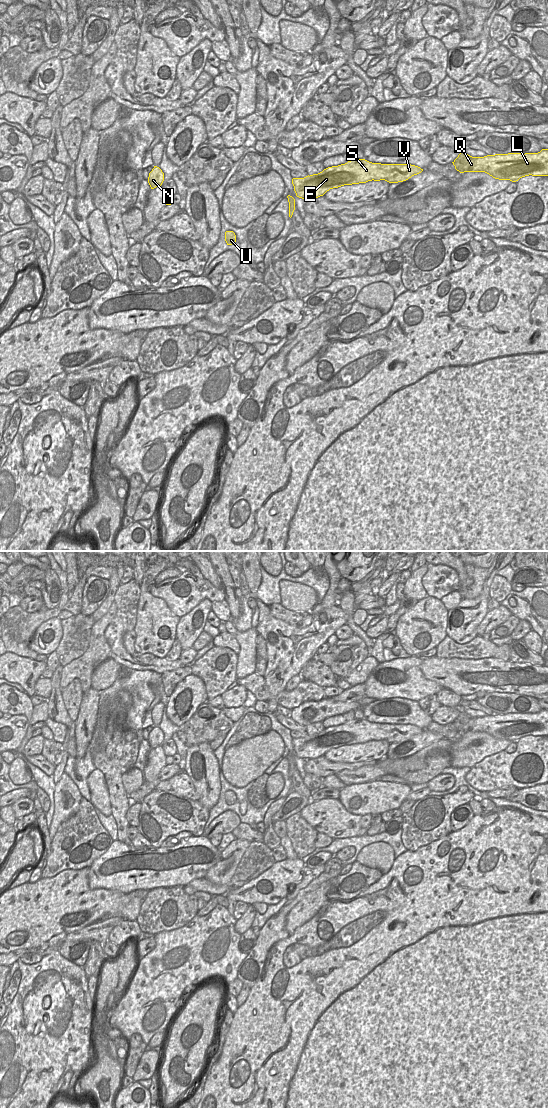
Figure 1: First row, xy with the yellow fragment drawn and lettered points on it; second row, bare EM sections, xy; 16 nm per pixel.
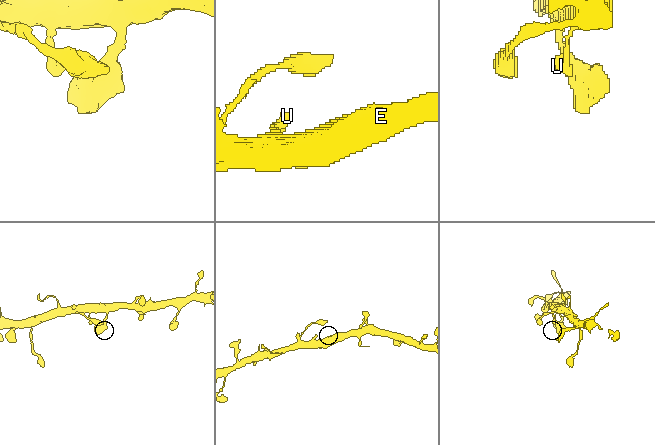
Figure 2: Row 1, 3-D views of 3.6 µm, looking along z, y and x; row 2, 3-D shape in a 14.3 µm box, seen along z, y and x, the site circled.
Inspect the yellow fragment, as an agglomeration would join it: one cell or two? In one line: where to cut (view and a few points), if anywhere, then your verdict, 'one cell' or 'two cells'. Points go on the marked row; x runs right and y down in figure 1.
cut none; one cell

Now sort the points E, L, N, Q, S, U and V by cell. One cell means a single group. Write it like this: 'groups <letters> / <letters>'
groups E L N Q S U V

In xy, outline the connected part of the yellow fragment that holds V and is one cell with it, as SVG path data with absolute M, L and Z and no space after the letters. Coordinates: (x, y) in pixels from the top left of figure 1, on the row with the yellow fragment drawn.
M353 159L345 164L332 166L318 174L304 178L293 178L296 196L302 199L315 199L327 191L344 185L385 180L398 183L421 173L423 169L411 164L381 164L365 159Z

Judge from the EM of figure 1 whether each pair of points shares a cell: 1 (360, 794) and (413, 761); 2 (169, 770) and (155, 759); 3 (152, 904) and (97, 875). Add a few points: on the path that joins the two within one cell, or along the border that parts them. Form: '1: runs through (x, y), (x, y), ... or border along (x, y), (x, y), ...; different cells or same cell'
1: border along (371, 780), (365, 783), (353, 783), (348, 786); different cells
2: border along (166, 765), (151, 781), (147, 781); different cells
3: border along (172, 886), (154, 887), (149, 890); different cells

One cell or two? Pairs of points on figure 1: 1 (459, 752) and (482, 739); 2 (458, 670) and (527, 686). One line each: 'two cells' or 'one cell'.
1: one cell
2: one cell

